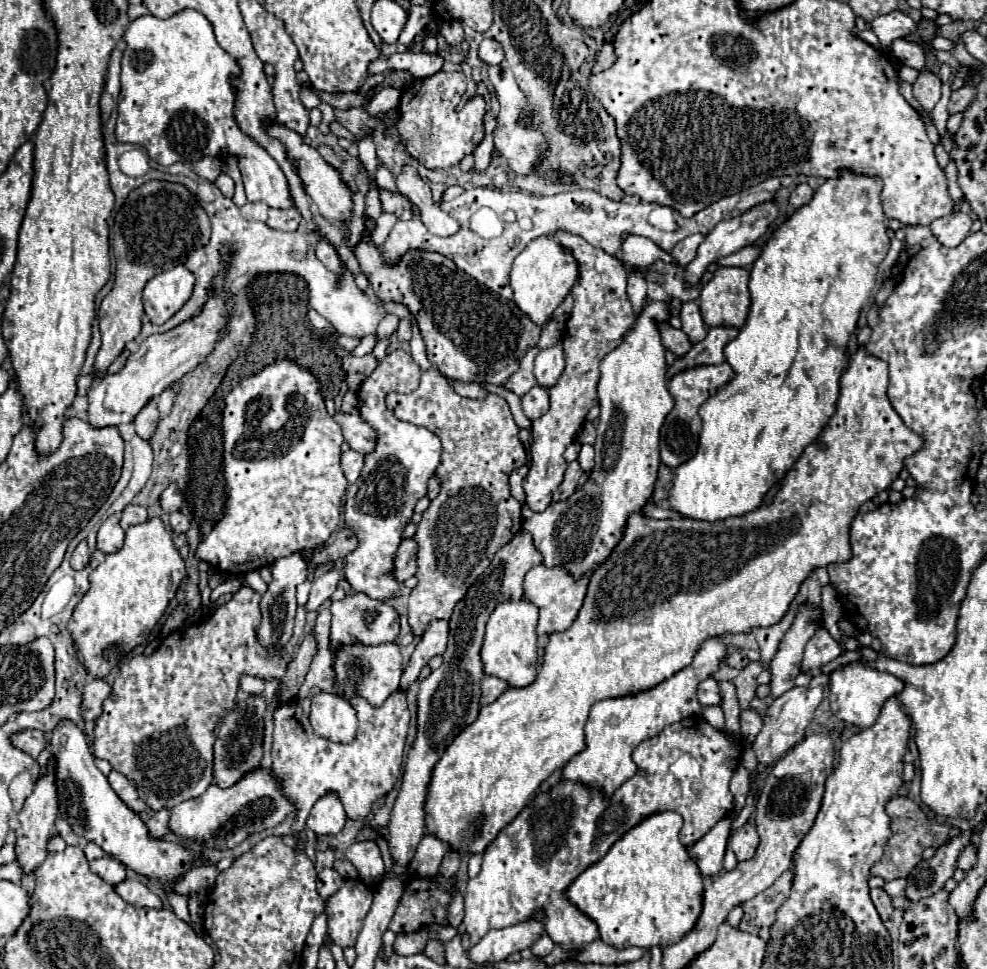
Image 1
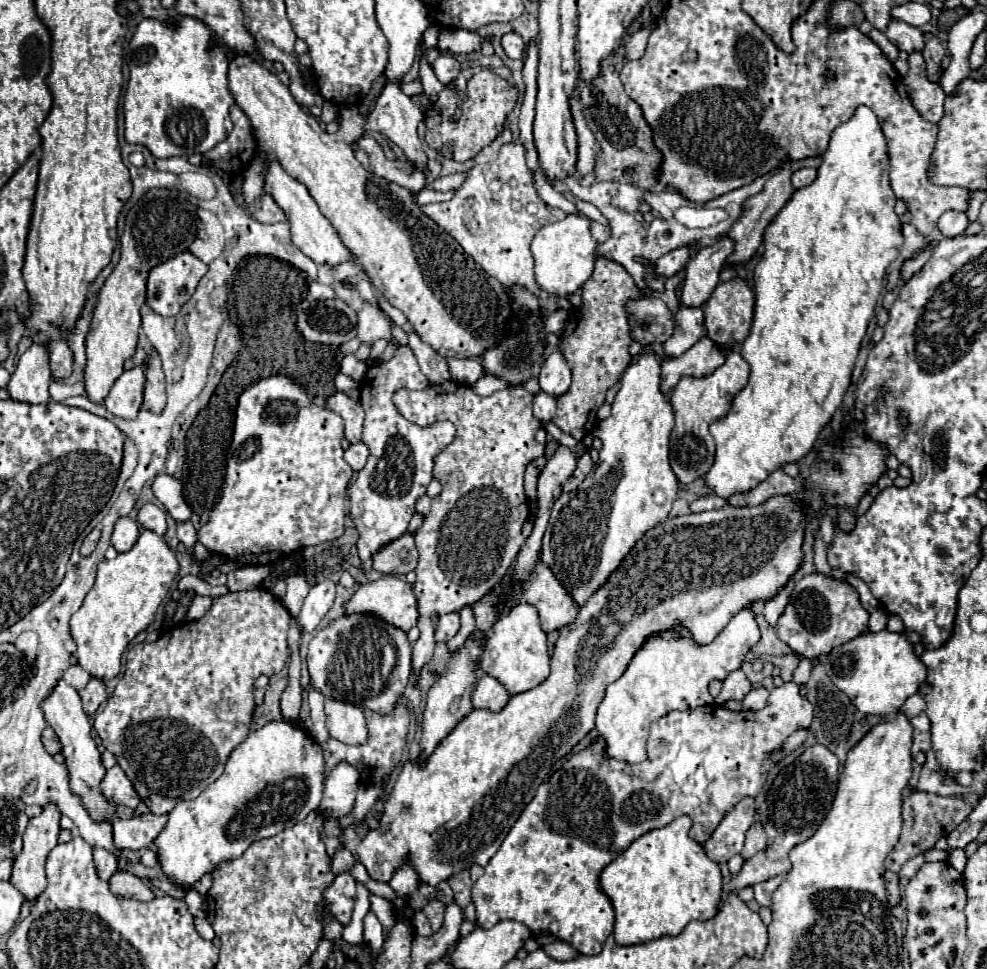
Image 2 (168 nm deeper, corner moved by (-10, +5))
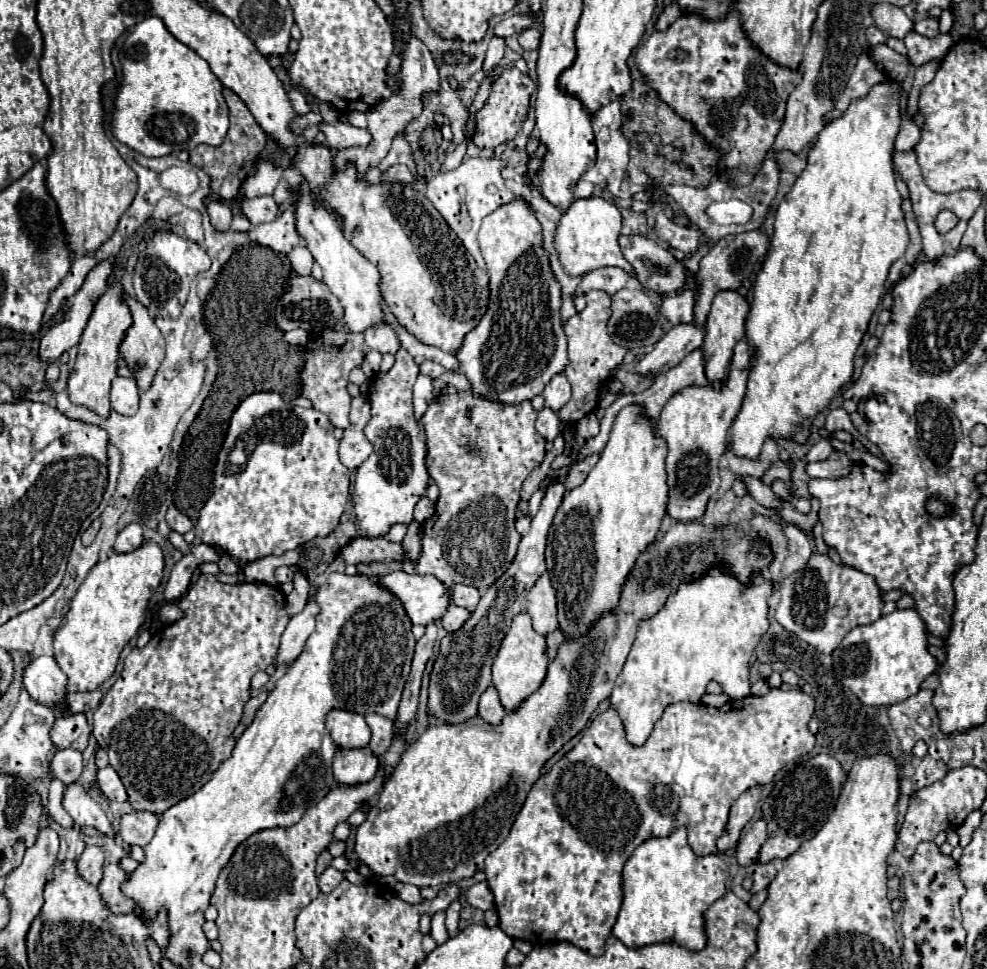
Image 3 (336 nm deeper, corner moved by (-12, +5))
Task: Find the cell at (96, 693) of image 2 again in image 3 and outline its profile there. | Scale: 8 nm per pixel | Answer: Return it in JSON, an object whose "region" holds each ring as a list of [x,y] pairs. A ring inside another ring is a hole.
{"region":[[[85,691],[85,693],[67,693],[65,695],[65,707],[69,713],[89,713],[99,707],[101,691]]]}

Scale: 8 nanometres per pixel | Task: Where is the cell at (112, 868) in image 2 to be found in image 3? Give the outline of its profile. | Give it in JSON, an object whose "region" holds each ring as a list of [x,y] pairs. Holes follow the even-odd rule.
{"region":[[[85,847],[85,851],[75,859],[79,877],[91,885],[99,885],[103,877],[103,851],[99,847]]]}

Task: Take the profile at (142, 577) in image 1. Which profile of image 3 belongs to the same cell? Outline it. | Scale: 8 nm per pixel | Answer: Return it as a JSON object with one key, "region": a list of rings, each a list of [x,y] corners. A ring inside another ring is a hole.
{"region":[[[143,543],[139,549],[125,553],[125,555],[111,555],[107,561],[97,563],[87,579],[81,583],[79,591],[75,593],[69,611],[65,615],[63,625],[55,631],[53,637],[53,649],[55,649],[55,661],[59,663],[61,671],[67,675],[67,691],[93,691],[103,681],[107,681],[119,661],[119,653],[129,643],[129,639],[137,633],[137,629],[143,625],[143,615],[149,605],[149,599],[157,591],[163,579],[163,553],[159,545],[155,543]]]}

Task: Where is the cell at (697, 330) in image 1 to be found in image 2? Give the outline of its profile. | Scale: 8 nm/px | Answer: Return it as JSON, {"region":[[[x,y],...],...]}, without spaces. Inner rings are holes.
{"region":[[[679,307],[675,315],[675,333],[665,343],[669,357],[679,357],[705,335],[703,311],[699,307]]]}

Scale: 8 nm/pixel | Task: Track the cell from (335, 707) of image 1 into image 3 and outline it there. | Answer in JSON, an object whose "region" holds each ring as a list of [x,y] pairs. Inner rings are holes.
{"region":[[[333,709],[327,713],[325,725],[327,725],[335,745],[341,749],[359,749],[359,747],[369,745],[371,731],[365,723],[365,717],[359,713]]]}

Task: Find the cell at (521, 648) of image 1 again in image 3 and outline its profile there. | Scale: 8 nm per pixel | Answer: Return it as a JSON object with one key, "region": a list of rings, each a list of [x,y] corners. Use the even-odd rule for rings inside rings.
{"region":[[[527,613],[517,615],[493,663],[493,685],[499,693],[499,701],[503,703],[505,711],[517,711],[519,705],[541,687],[547,675],[547,665],[549,659],[545,653],[545,637],[533,631],[531,617]]]}

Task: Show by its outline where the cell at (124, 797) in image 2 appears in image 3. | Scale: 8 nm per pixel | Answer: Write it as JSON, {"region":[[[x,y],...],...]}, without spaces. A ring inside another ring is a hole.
{"region":[[[111,765],[103,767],[97,771],[97,783],[99,783],[99,789],[103,791],[103,795],[109,799],[109,801],[127,801],[127,793],[125,793],[125,787],[119,779],[119,775],[115,773],[115,769]]]}

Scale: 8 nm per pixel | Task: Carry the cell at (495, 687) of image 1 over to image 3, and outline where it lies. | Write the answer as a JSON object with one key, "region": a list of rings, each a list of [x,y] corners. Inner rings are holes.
{"region":[[[489,687],[479,701],[479,717],[491,725],[499,725],[501,719],[505,717],[505,709],[499,703],[499,695],[495,687]]]}

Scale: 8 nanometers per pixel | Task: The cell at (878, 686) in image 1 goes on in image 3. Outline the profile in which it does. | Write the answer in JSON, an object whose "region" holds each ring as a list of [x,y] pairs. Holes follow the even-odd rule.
{"region":[[[895,609],[875,623],[851,629],[833,651],[833,667],[843,667],[843,685],[865,705],[895,705],[915,695],[921,683],[937,669],[937,659],[929,653],[927,629],[915,609]]]}

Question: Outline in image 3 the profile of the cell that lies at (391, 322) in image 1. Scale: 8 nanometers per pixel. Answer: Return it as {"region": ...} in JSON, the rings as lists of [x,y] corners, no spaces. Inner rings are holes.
{"region":[[[369,351],[369,353],[365,355],[365,361],[363,361],[361,369],[363,369],[363,373],[365,373],[367,377],[375,377],[377,371],[379,371],[379,363],[381,363],[381,353],[379,353],[379,351]]]}

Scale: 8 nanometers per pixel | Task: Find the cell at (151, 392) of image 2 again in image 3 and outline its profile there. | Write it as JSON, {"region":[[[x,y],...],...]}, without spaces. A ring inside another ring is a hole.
{"region":[[[123,293],[121,299],[129,307],[133,323],[121,339],[119,355],[127,361],[139,391],[145,391],[151,385],[161,361],[165,359],[165,339],[153,317],[149,317],[149,311],[137,299],[133,299],[129,293]]]}

